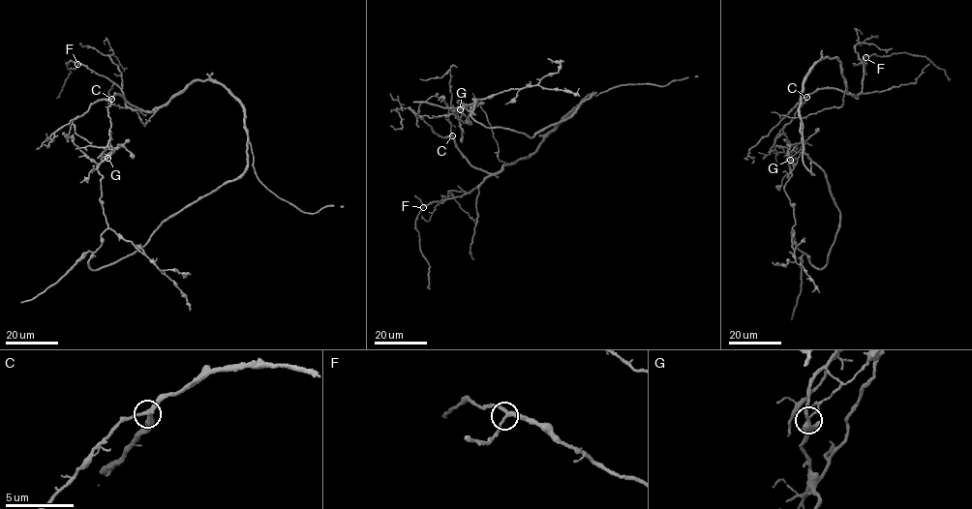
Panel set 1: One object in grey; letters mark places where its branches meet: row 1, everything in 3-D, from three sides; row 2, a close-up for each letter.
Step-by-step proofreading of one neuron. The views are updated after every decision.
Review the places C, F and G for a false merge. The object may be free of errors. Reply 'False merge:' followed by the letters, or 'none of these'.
False merge: G

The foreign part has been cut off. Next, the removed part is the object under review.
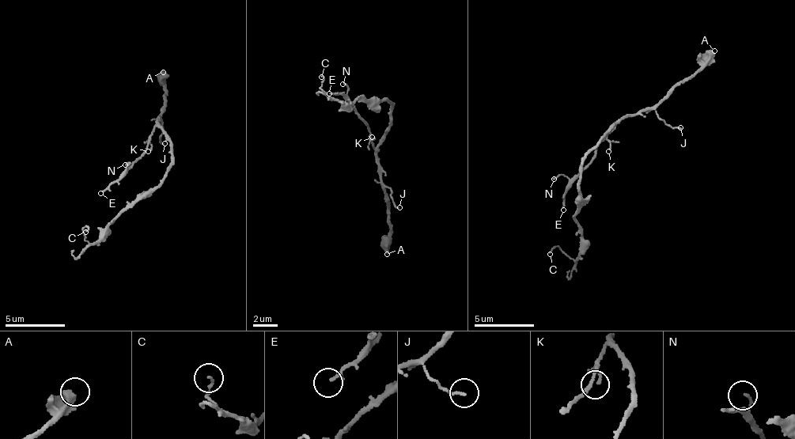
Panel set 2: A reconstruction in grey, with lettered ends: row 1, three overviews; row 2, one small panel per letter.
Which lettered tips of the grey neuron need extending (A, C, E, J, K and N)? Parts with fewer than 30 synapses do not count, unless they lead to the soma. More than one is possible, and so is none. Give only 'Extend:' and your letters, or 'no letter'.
Extend: A

